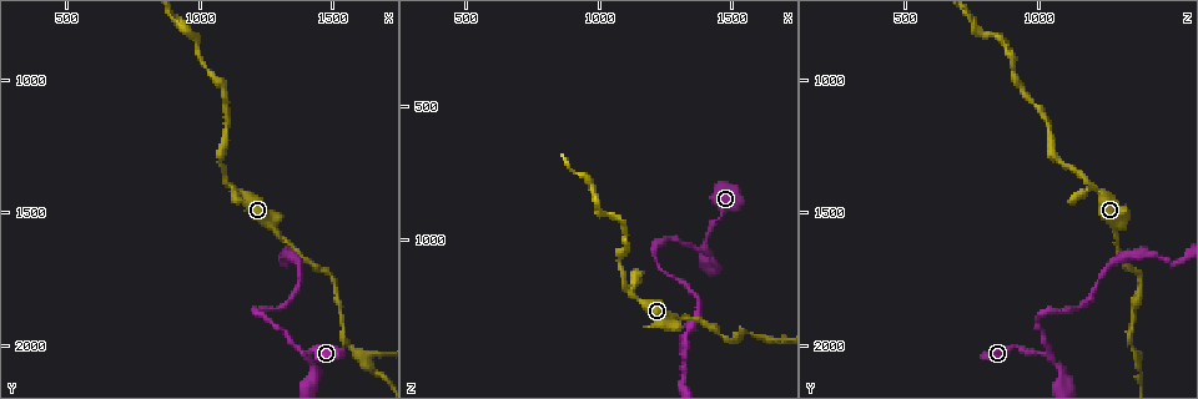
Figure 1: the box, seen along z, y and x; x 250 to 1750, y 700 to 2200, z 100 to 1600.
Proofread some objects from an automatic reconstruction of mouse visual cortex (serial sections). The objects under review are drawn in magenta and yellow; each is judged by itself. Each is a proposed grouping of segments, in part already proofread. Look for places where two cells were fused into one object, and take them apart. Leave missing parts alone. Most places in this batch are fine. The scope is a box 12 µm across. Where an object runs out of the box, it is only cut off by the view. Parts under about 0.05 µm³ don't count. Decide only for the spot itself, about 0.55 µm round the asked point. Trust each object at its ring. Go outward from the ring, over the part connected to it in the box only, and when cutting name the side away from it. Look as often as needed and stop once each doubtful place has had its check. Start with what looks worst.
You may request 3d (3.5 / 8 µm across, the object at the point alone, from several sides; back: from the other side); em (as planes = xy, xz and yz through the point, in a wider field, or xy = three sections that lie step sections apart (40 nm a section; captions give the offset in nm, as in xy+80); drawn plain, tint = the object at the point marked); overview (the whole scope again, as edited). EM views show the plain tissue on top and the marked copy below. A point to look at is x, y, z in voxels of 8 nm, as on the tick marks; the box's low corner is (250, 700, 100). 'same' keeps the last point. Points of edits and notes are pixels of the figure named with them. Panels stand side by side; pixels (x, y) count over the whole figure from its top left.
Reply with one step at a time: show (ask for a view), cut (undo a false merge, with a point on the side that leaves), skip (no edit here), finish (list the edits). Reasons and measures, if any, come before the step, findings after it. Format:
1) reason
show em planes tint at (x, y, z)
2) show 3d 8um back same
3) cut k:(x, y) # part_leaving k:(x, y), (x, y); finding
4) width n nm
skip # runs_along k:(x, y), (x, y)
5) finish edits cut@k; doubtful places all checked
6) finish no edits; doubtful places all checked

side arm on a straight run
show 3d 3.5um at (1590, 2030, 1380)

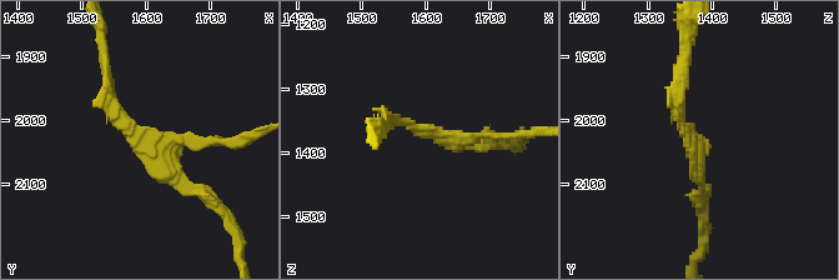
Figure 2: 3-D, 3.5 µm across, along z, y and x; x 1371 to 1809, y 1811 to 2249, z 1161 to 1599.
show em planes tint at (1595, 2035, 1365)

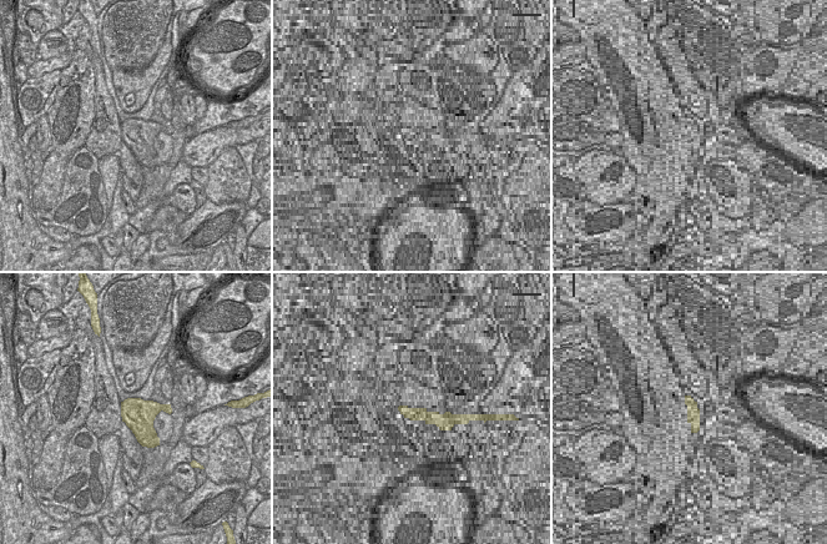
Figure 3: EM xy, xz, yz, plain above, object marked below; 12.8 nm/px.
another direction
show em xy step 2 tint same

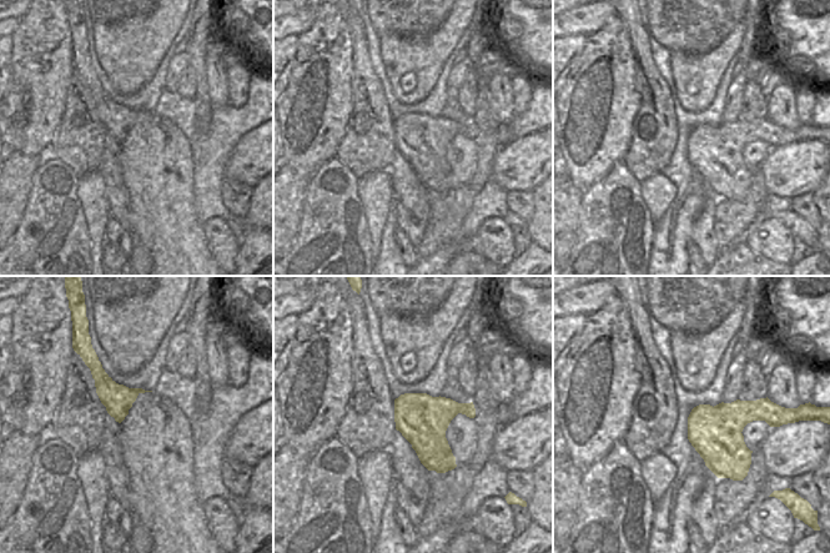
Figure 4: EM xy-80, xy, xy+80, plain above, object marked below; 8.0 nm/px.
width 420 nm
skip # runs_along 2:(105, 74), (121, 120), (205, 196); all the same cell

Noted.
two arms in line, one across
show 3d 3.5um at (1390, 2030, 1030)

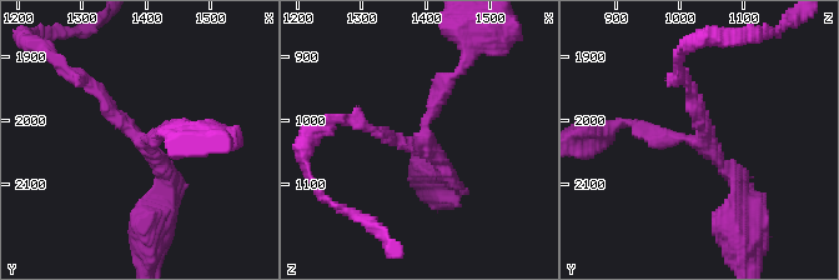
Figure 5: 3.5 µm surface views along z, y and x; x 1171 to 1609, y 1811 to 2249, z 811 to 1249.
arms 3; arm_widths 150, 200, 200 nm
show em xy step 2 tint at (1395, 2030, 1030)

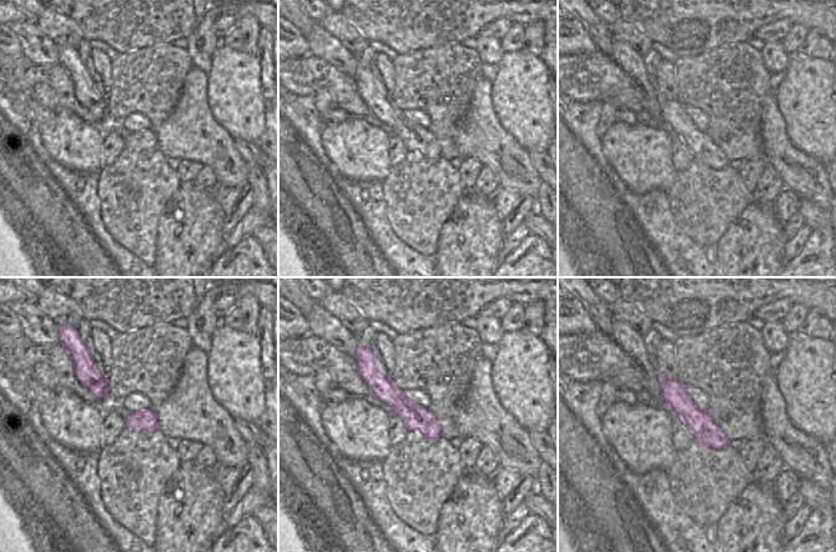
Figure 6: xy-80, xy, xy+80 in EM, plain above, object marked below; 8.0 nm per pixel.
skip # continuous, no second cell

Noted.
sharp bend
show 3d 3.5um back at (1230, 1880, 1020)

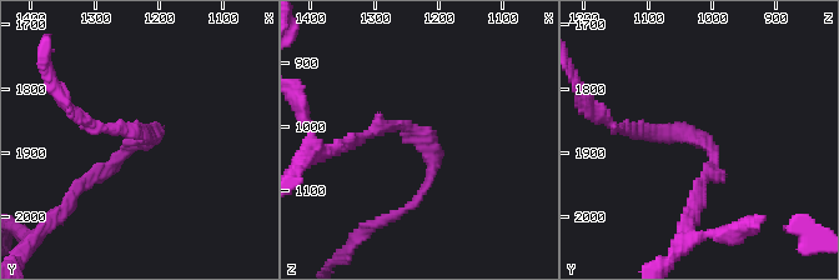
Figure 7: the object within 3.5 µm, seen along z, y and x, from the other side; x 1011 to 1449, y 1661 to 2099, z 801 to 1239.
arm_widths 150, 150 nm; shape alone is not enough
show em xy step 3 tint at (1225, 1880, 1015)

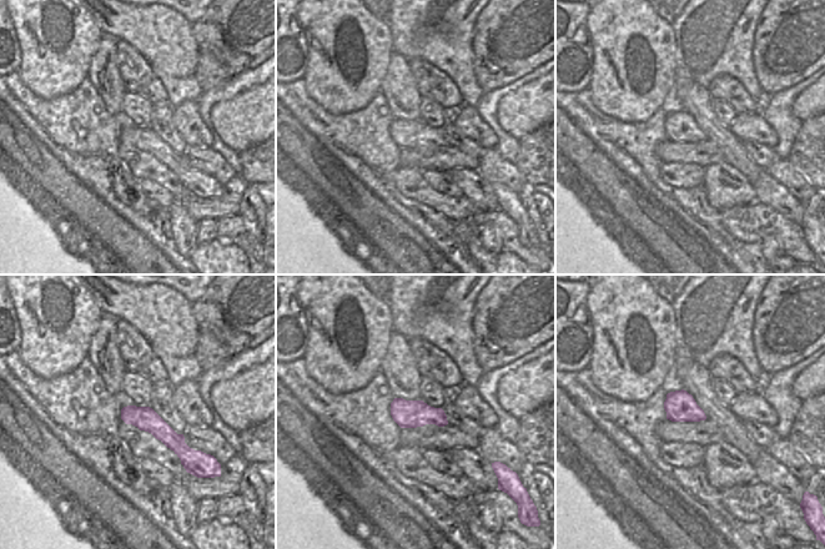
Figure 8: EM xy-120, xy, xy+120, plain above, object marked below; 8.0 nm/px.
skip # runs_along 8:(124, 412), (146, 418), (187, 452); one cell here

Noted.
finish no edits; doubtful places all checked

